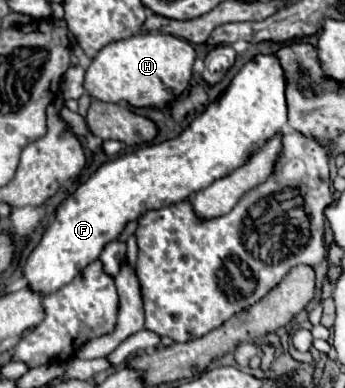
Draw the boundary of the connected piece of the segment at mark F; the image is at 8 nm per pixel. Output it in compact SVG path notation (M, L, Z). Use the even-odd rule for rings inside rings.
M257 55L239 69L231 85L227 87L227 91L213 105L209 105L179 137L163 141L163 143L139 147L133 153L127 153L109 163L103 163L95 175L91 175L85 183L81 183L75 189L75 193L71 193L59 205L55 221L47 227L41 243L29 255L27 265L25 265L25 277L29 279L29 287L33 291L39 291L41 295L61 289L63 285L73 281L89 263L97 261L103 247L119 239L127 223L137 221L147 211L161 209L177 201L185 201L195 191L205 189L215 179L221 179L227 173L231 173L235 167L241 167L269 137L279 133L283 125L287 123L285 87L287 87L287 79L279 63L279 57Z

